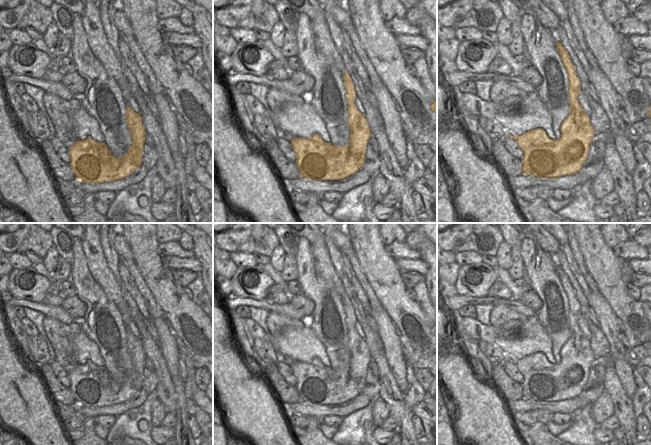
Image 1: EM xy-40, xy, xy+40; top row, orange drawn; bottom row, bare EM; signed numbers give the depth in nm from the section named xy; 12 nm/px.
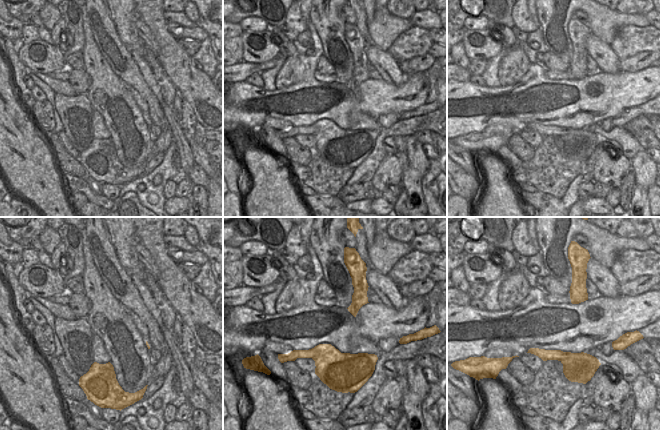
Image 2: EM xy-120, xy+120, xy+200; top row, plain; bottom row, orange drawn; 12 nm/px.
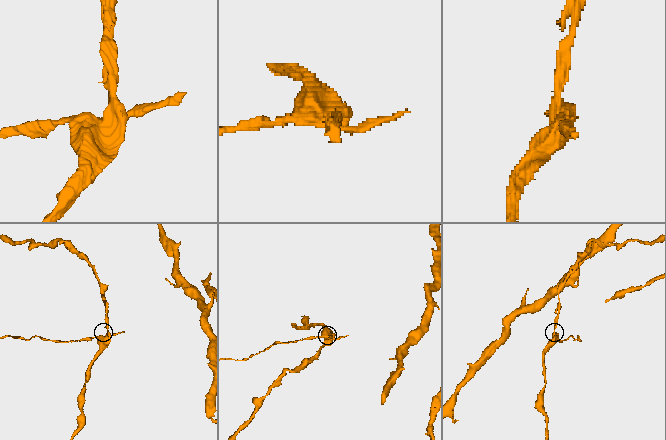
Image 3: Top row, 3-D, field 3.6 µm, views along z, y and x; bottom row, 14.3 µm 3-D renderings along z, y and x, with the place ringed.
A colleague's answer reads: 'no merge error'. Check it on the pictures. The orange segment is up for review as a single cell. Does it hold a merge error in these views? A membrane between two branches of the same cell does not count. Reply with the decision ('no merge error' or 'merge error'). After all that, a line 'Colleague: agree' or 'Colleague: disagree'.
merge error
Colleague: disagree

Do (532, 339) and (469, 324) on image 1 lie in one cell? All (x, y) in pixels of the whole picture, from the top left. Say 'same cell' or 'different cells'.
same cell

